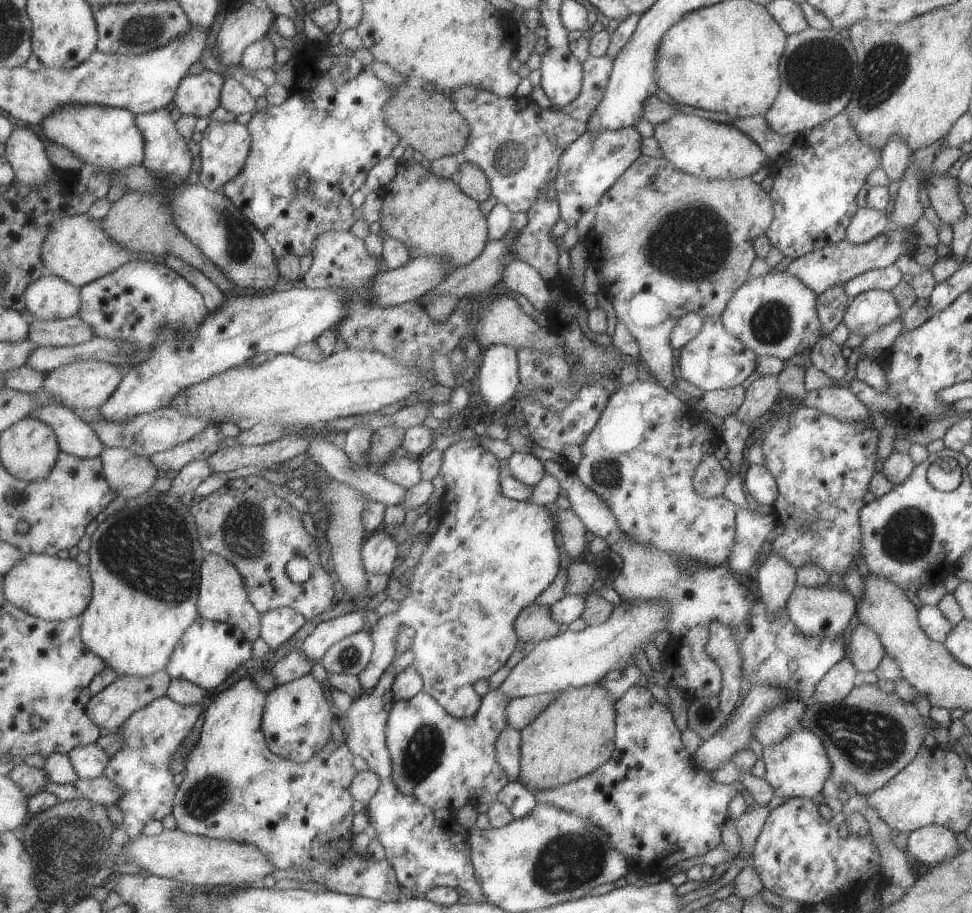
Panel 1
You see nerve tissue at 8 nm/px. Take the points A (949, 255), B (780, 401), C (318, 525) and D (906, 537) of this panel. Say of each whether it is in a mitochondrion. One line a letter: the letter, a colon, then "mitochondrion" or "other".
A: other
B: other
C: other
D: mitochondrion

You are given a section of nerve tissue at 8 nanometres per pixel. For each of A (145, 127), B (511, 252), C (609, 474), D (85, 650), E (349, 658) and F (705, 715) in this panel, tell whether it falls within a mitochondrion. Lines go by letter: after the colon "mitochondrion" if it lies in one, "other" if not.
A: other
B: other
C: mitochondrion
D: other
E: mitochondrion
F: other

